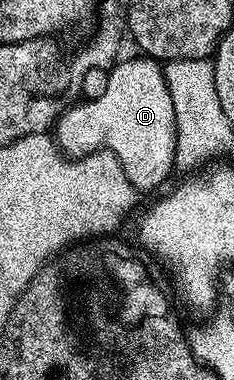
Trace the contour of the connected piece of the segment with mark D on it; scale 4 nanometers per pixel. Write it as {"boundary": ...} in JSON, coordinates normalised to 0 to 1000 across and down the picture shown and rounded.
{"boundary":[[[628,147],[500,161],[457,187],[444,239],[380,268],[299,276],[235,324],[256,403],[321,421],[457,389],[504,421],[556,484],[590,505],[650,500],[739,453],[748,421],[748,295],[735,247],[679,161]]]}

